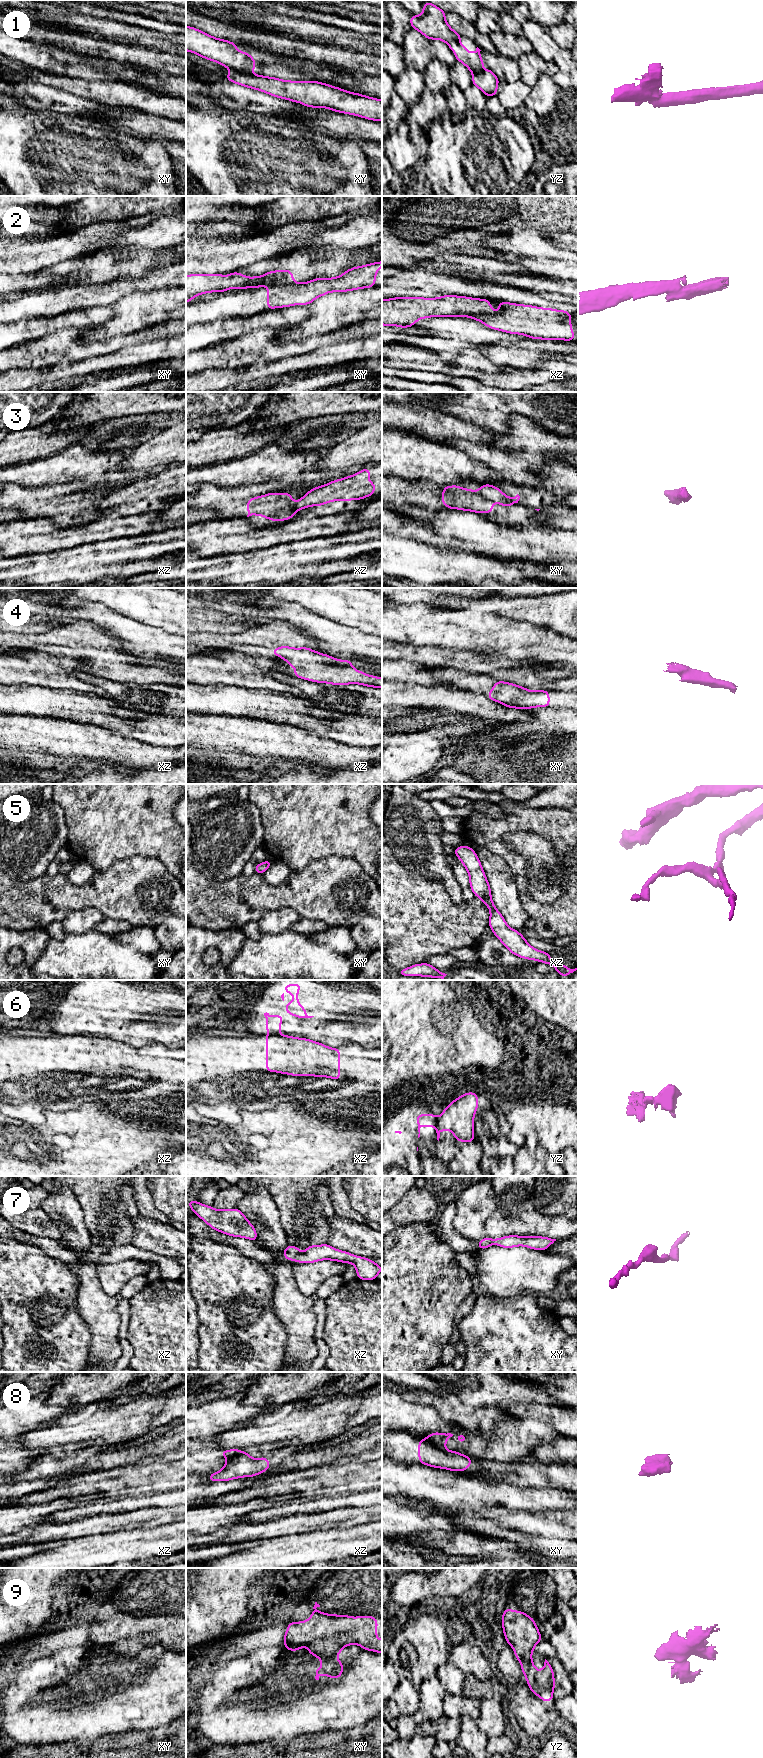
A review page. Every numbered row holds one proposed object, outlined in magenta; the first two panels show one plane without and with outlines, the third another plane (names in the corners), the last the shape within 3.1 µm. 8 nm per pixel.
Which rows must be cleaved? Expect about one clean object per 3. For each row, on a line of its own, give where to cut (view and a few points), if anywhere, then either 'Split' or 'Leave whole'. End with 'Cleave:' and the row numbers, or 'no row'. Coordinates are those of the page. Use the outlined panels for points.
1: Split along xy (233, 69), (247, 73). Split
2: Split along xy (297, 283), (269, 286). Split
3: Split along xy (477, 491), (492, 501). Split
4: No split. Leave whole
5: No split. Leave whole
6: Split along yz (437, 1118), (434, 1124). Split
7: No split. Leave whole
8: Split along xy (426, 1439), (445, 1450). Split
9: Split along xy (334, 1656), (319, 1658). Split
Cleave: 1, 2, 3, 6, 8, 9

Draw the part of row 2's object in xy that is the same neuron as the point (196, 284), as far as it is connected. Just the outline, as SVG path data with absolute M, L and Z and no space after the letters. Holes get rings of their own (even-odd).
M291 270L266 272L262 277L246 277L233 272L228 276L221 274L191 274L186 276L186 303L194 297L209 292L224 292L228 289L257 288L297 284Z

